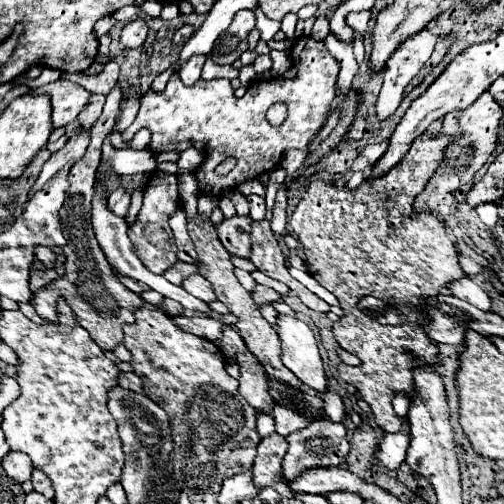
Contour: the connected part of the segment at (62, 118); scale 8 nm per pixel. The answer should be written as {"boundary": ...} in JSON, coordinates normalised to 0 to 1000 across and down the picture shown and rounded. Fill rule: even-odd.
{"boundary":[[[121,157],[97,169],[73,173],[62,185],[97,188],[101,216],[105,216],[101,224],[105,252],[129,252],[137,240],[145,240],[181,192],[181,185],[169,181],[161,169],[149,169],[141,161],[121,161]]]}

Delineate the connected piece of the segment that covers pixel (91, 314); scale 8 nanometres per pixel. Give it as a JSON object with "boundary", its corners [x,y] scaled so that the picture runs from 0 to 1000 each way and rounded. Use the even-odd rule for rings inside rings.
{"boundary":[[[232,165],[220,185],[212,188],[208,212],[200,232],[188,240],[181,252],[181,284],[169,300],[169,308],[145,327],[137,343],[137,379],[121,415],[121,438],[125,438],[125,458],[129,458],[129,550],[117,558],[101,558],[97,565],[85,569],[85,581],[73,577],[65,589],[69,617],[81,633],[109,641],[113,637],[113,593],[129,593],[129,601],[141,609],[149,621],[157,645],[177,657],[181,673],[204,692],[204,696],[224,696],[236,681],[244,681],[244,645],[264,641],[264,613],[292,605],[272,581],[248,573],[240,558],[228,550],[220,526],[212,522],[188,466],[181,454],[181,395],[185,395],[185,371],[188,371],[188,339],[200,323],[200,284],[212,272],[212,264],[224,260],[228,240],[232,240],[232,220],[240,212],[240,169]]]}

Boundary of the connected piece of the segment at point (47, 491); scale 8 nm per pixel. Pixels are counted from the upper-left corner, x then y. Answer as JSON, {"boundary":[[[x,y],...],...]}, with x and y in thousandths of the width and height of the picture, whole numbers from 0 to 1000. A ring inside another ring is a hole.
{"boundary":[[[69,931],[65,942],[62,942],[62,954],[65,954],[65,970],[69,970],[73,978],[89,982],[93,990],[105,990],[105,966],[101,966],[101,954],[97,954],[97,946],[93,946],[85,935]]]}

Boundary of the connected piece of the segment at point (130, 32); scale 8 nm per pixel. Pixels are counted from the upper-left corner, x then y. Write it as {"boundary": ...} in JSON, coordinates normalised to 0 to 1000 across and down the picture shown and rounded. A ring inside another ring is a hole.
{"boundary":[[[264,38],[264,42],[256,42],[244,54],[244,62],[240,62],[240,85],[248,93],[256,93],[256,97],[280,93],[284,81],[288,81],[288,73],[292,73],[292,62],[296,58],[292,58],[292,46],[284,38]]]}

